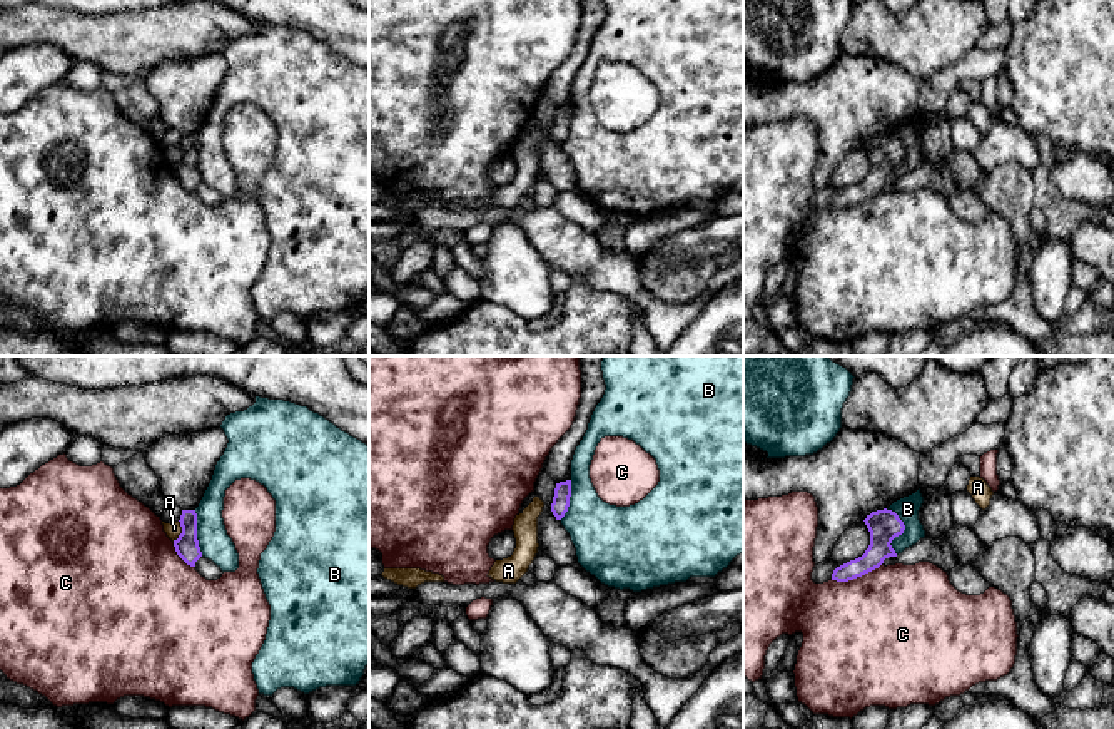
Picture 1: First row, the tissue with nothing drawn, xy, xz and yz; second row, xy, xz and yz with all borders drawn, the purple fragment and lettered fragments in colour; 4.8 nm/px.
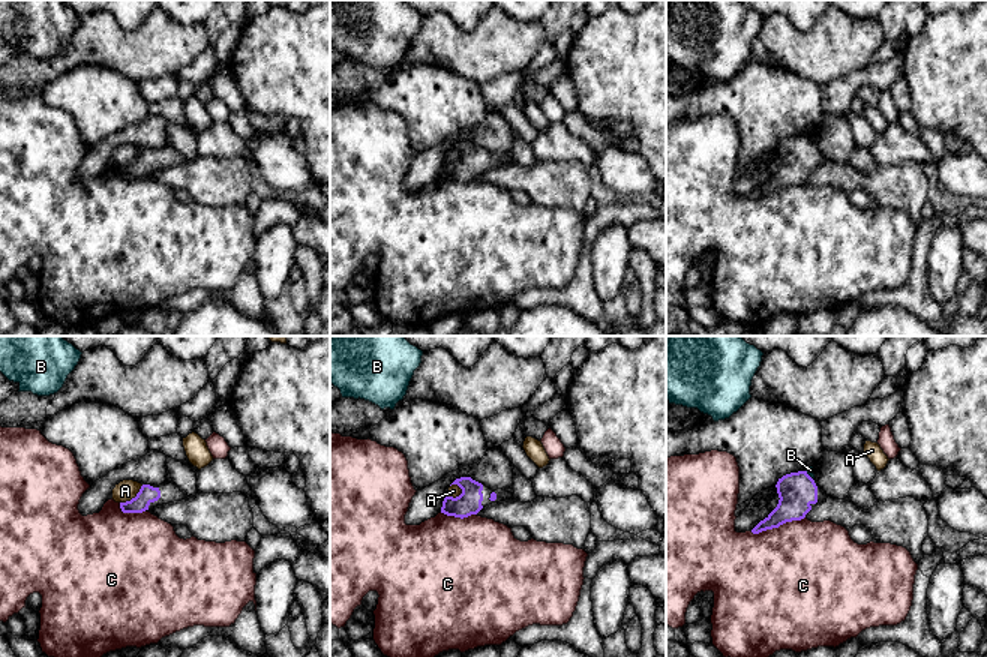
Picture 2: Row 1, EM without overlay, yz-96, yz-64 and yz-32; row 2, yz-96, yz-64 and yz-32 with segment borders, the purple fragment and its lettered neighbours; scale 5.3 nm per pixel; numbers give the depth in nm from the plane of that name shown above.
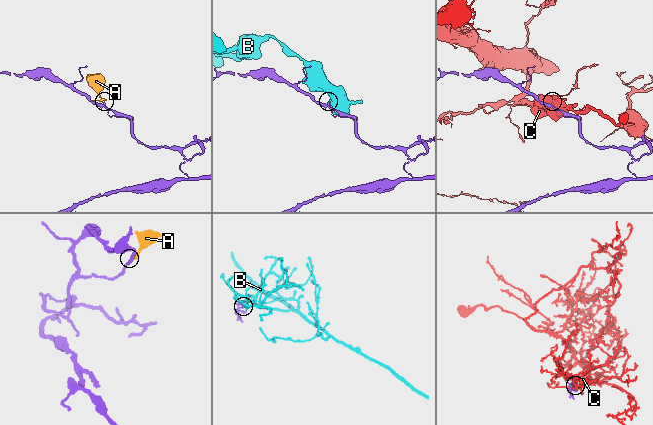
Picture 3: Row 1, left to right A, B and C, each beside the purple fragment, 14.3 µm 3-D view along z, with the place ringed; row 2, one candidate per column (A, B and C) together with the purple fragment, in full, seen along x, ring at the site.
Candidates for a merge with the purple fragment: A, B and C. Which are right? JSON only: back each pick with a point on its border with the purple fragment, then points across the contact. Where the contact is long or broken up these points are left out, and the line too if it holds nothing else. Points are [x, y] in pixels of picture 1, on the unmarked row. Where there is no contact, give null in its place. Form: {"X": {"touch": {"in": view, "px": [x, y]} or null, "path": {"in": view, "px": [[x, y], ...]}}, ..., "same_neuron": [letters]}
{"same_neuron": []}

